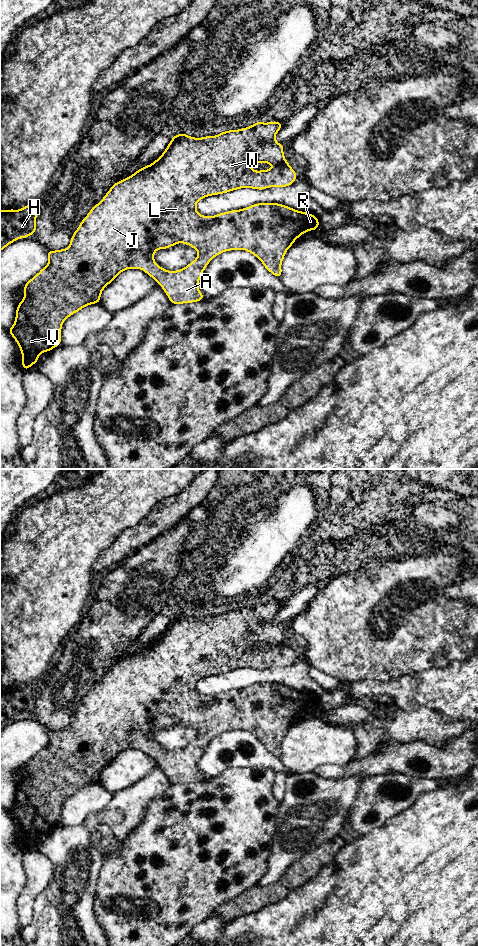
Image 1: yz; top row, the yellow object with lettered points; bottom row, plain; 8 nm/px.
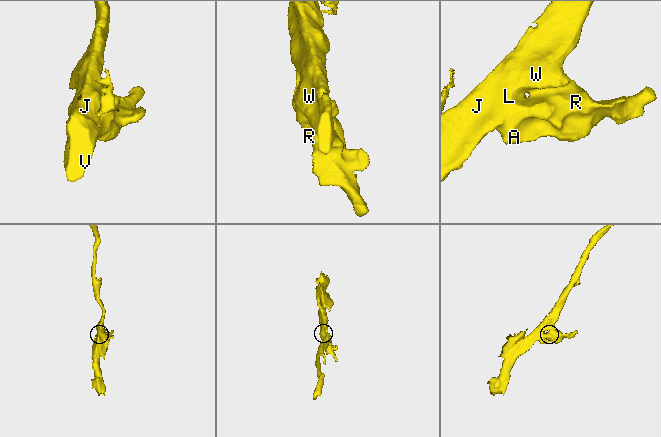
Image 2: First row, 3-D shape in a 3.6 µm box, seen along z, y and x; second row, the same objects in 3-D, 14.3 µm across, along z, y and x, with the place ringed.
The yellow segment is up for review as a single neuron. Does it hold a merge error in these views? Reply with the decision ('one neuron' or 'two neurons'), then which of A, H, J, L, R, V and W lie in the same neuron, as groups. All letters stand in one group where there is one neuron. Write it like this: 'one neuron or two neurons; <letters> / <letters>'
one neuron; A H J L R V W

